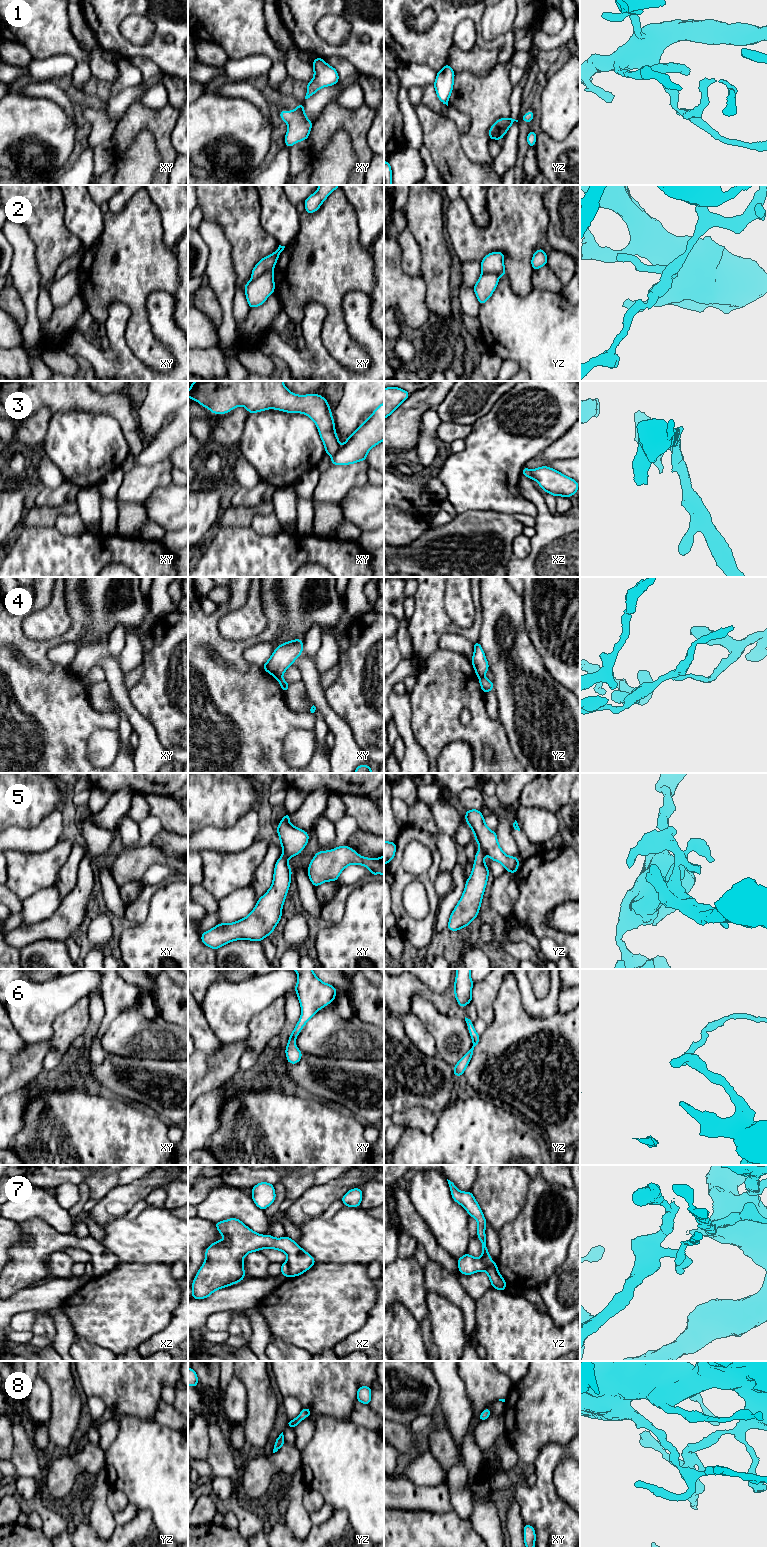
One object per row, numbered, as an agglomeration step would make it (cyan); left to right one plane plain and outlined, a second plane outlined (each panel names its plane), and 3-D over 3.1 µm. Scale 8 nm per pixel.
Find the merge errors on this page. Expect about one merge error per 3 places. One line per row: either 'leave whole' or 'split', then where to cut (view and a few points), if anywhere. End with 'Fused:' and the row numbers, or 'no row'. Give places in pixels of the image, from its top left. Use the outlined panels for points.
1: leave whole; cut none
2: split; cut xy (272, 269), (268, 269), (252, 279)
3: split; cut xy (340, 447), (331, 456)
4: leave whole; cut none
5: leave whole; cut none
6: leave whole; cut none
7: split; cut yz (482, 1256), (486, 1261), (484, 1269)
8: leave whole; cut none
Fused: 2, 3, 7

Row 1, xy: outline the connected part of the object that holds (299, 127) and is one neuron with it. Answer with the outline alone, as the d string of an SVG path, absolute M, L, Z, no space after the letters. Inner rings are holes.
M303 103L298 104L295 110L289 112L282 109L280 111L280 118L288 125L285 135L285 144L288 148L297 142L308 139L313 122L308 120L304 112Z

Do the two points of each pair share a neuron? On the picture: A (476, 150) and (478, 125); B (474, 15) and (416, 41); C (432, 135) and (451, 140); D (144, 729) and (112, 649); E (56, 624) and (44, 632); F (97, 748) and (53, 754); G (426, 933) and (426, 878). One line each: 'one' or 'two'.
A: one
B: one
C: one
D: two
E: one
F: two
G: one

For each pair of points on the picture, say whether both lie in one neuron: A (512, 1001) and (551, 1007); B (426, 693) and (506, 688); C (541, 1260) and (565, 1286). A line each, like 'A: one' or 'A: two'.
A: two
B: two
C: two

